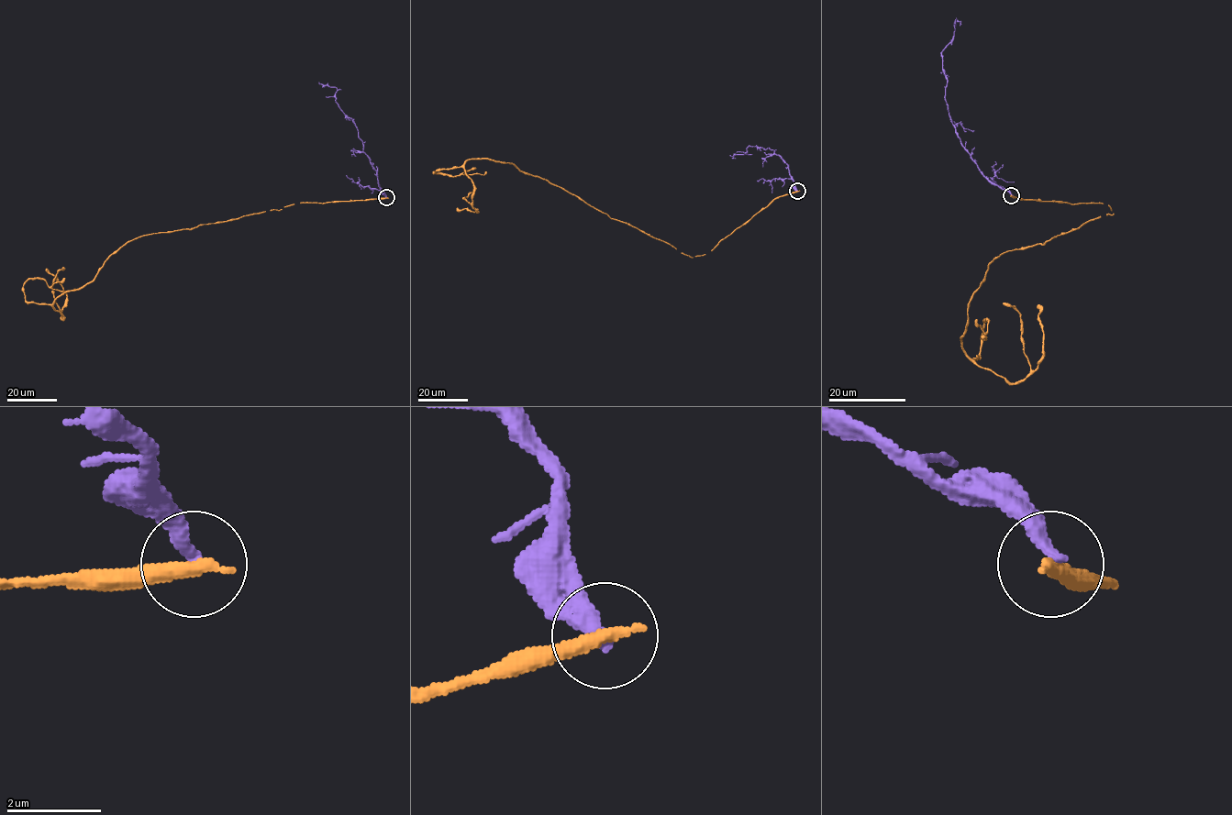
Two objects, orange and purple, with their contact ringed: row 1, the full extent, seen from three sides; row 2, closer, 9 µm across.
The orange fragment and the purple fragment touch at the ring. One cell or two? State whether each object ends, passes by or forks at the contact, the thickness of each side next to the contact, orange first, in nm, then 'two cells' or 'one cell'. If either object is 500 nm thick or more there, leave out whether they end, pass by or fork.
orange ends | purple ends | 360/320 nm | two cells

